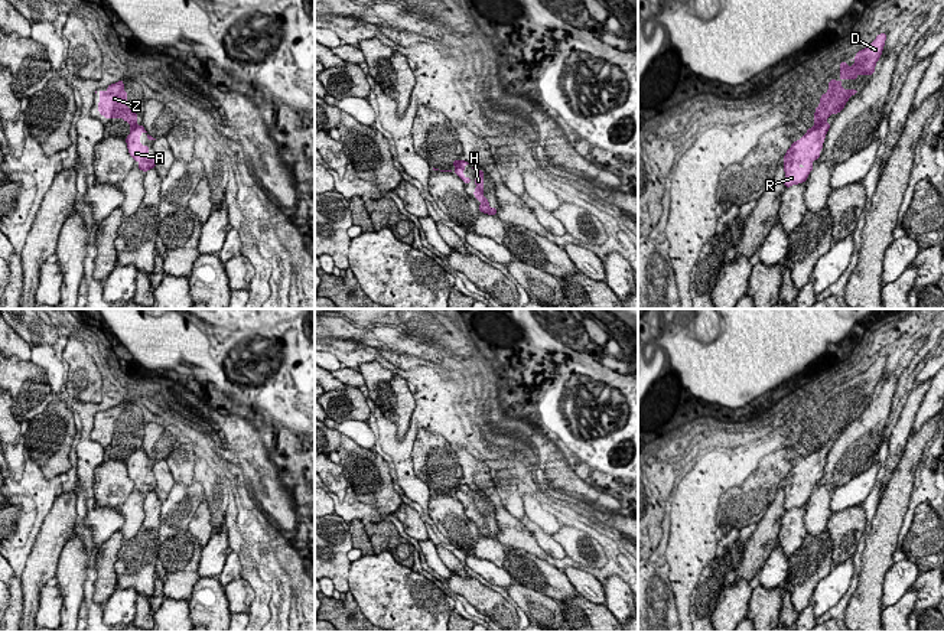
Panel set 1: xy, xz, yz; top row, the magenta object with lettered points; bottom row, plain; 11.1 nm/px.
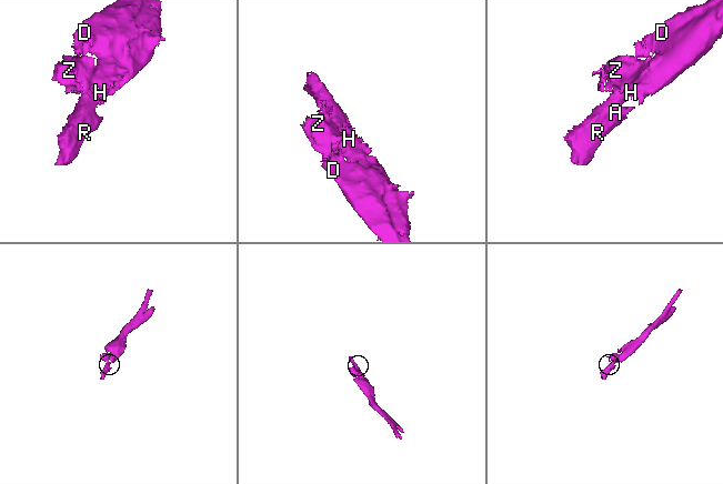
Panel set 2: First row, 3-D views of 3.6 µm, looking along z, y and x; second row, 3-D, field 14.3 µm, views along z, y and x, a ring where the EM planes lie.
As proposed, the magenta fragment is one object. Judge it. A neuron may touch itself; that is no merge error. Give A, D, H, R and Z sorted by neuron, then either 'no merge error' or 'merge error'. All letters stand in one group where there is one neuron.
groups A H R / D Z; merge error

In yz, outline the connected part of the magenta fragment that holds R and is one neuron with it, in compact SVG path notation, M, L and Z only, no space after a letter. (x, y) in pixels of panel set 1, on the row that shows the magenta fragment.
M830 123L807 128L807 133L794 141L787 150L784 159L785 188L792 185L804 183L813 170L813 162L821 154L820 150L824 147L824 139L830 128Z

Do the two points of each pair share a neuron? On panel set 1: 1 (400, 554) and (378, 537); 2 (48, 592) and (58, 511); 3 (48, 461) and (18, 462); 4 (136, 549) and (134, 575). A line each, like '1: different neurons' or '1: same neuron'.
1: same neuron
2: different neurons
3: different neurons
4: same neuron

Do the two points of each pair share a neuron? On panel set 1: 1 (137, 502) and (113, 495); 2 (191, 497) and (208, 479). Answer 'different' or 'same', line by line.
1: different
2: different

